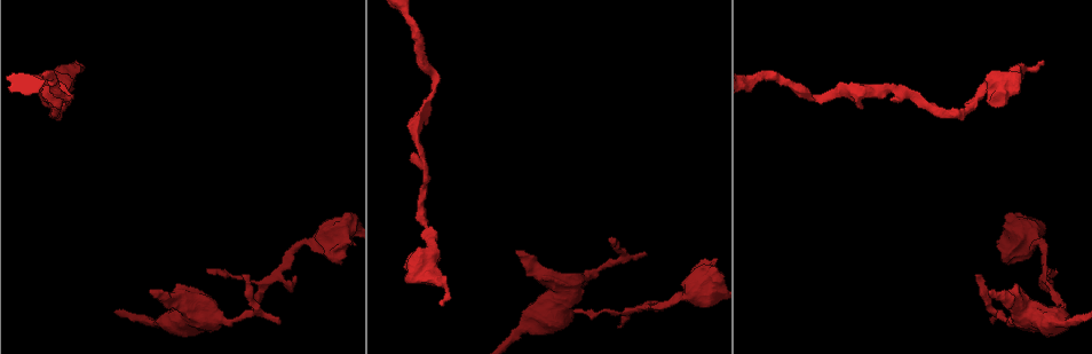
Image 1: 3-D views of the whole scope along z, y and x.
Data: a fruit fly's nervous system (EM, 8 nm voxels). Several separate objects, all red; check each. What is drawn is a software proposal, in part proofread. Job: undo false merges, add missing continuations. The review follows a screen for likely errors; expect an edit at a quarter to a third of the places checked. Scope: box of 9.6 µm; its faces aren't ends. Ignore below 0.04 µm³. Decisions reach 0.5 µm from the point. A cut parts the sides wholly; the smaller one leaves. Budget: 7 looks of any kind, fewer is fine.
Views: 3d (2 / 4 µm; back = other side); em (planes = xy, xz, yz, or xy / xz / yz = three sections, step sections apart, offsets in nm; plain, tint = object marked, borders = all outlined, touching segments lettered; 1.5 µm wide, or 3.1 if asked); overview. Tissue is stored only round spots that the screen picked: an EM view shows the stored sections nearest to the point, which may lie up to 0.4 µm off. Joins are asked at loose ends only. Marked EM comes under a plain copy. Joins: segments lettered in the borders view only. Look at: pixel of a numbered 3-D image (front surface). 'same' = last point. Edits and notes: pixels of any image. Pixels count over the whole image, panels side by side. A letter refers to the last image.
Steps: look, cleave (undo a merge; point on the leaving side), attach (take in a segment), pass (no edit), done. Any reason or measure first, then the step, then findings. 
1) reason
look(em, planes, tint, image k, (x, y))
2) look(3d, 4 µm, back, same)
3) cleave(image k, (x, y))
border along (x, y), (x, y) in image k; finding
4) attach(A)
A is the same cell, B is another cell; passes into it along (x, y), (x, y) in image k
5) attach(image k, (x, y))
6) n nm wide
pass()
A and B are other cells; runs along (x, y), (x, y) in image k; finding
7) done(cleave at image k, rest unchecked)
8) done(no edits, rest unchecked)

calibre changes
look(3d, 4 µm, image 1, (981, 93))

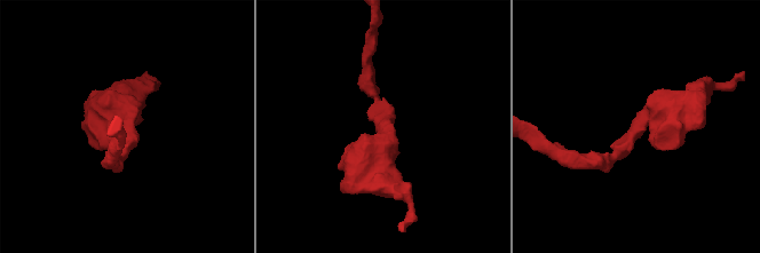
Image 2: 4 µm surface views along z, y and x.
arms of 190, 550 nm; now the EM
look(em, planes, borders, image 2, (637, 126))

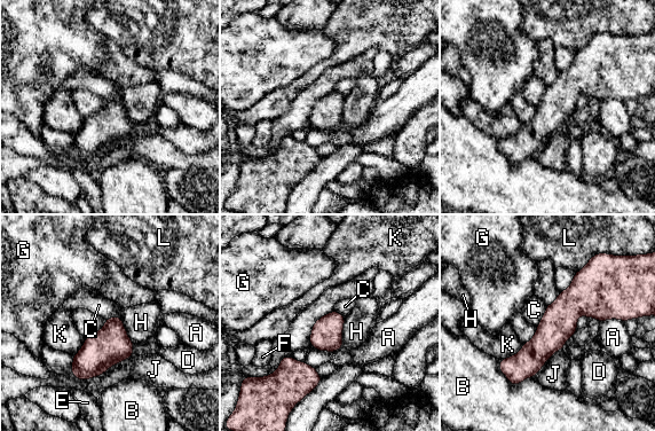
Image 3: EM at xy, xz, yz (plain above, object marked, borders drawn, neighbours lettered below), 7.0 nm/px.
B touches over 280 nm
pass()
A, B, C, D, E, F, G, H, J, K and L are other cells; border along (546, 306), (545, 313), (537, 326) in image 3; continuous, no second neuron

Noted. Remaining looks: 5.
abrupt turn
look(em, yz, step 4, borders, image 1, (433, 77))

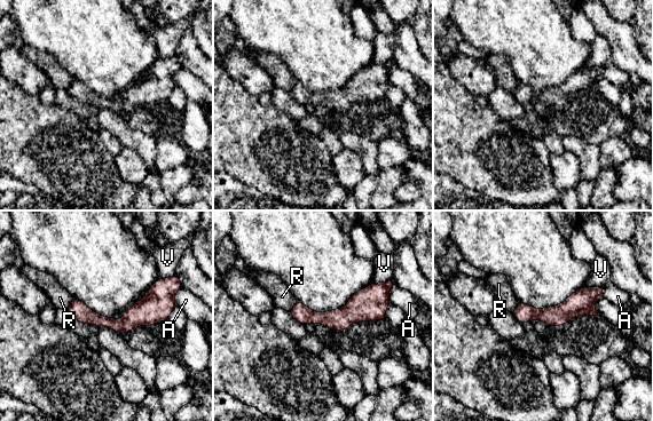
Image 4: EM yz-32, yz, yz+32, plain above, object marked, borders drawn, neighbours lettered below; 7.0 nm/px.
look(em, planes, borders, same)

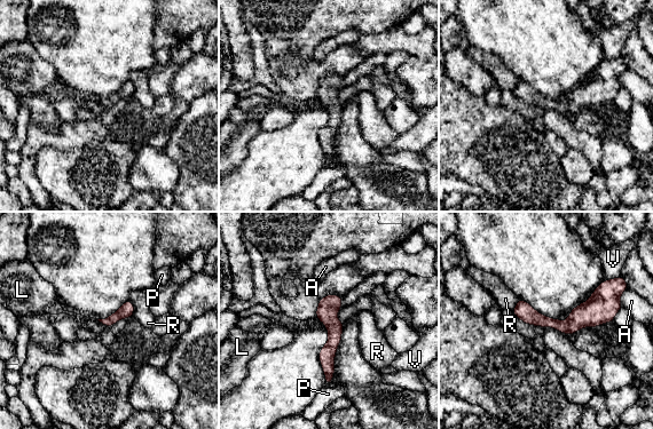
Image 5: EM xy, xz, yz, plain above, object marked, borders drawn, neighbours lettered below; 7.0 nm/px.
P touches over 130 nm
pass()
A, L, P, R and V are other cells; runs along (615, 304), (572, 325), (516, 311) in image 5; continuous, no second neuron

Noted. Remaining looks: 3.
free end
look(em, planes, borders, image 1, (611, 236))

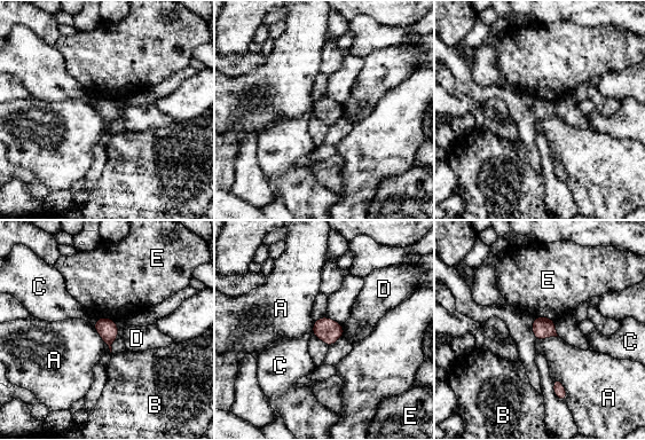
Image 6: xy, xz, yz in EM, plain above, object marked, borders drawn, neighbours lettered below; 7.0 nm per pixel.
pass()
A, B, C, D and E are other cells; border along (556, 378), (564, 387), (565, 401) in image 6; no lettered segment goes on from it

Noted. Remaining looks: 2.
done(no edits, rest unchecked)

